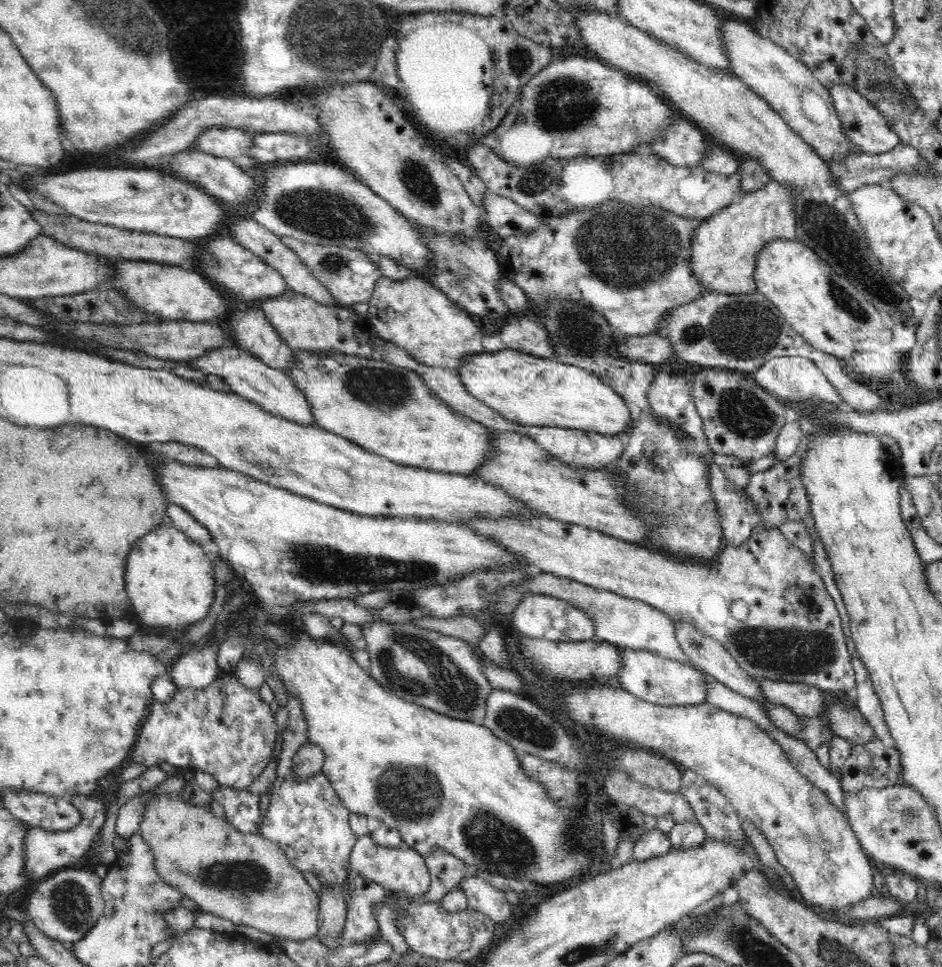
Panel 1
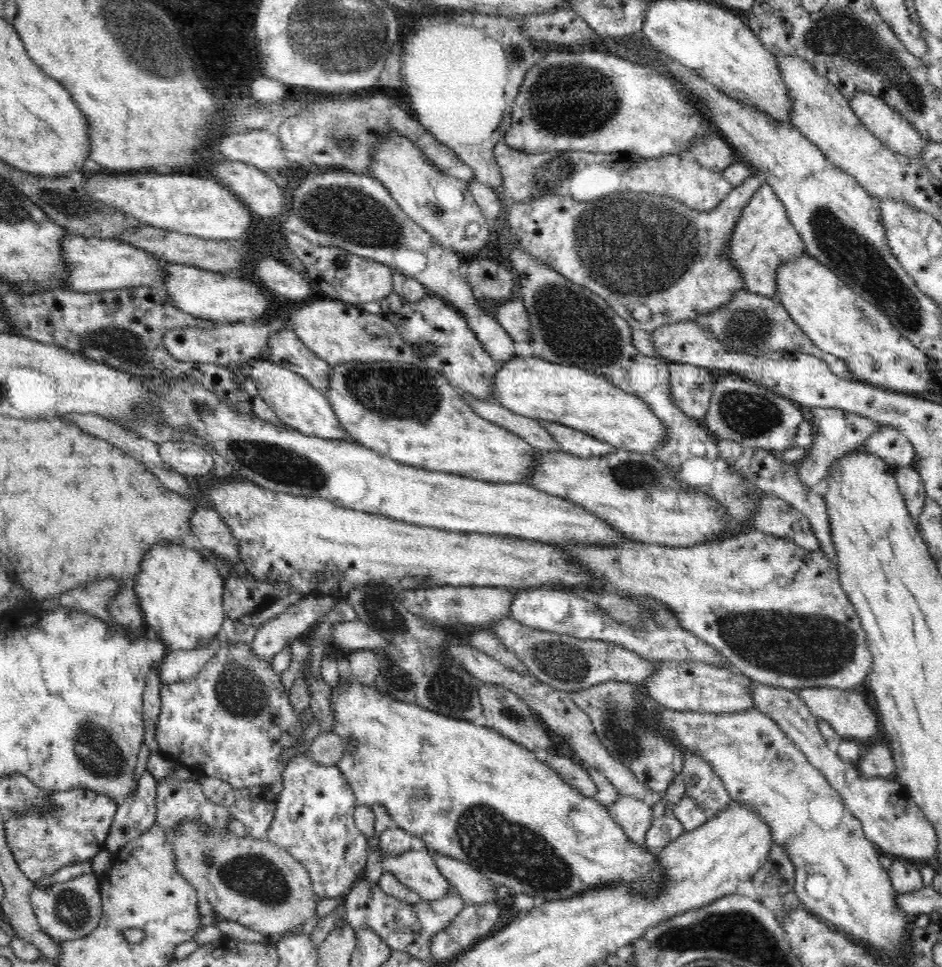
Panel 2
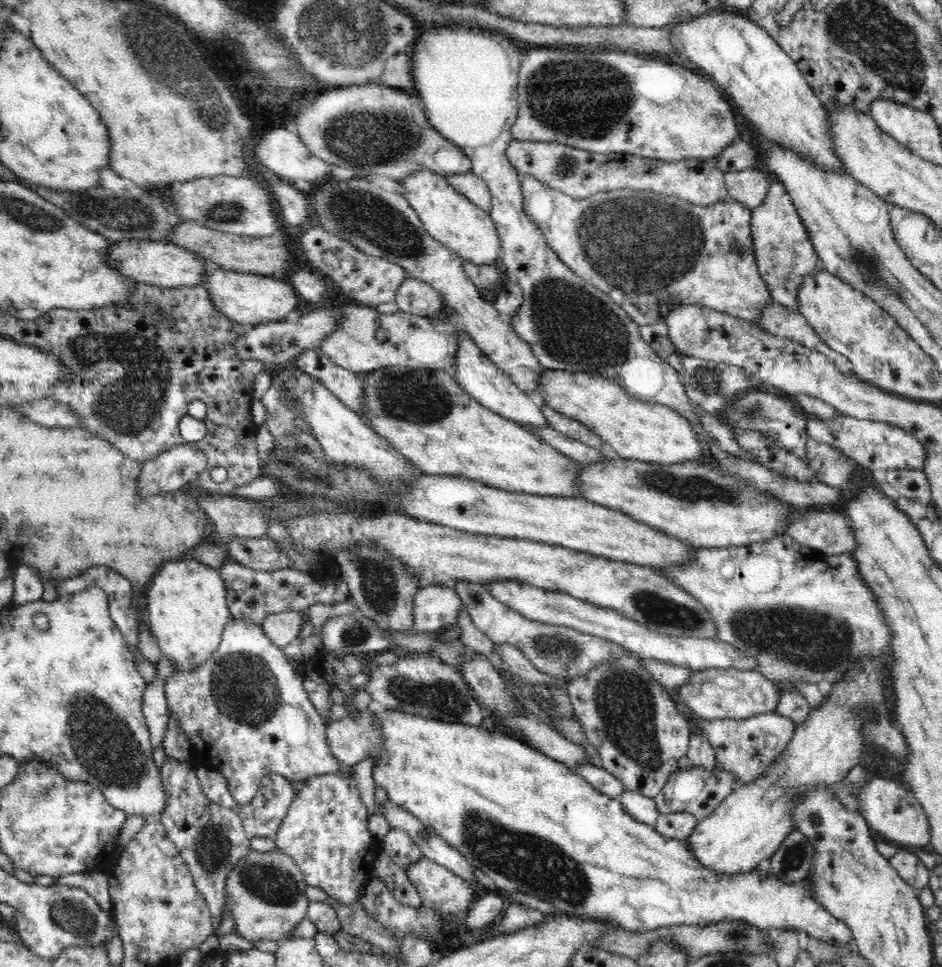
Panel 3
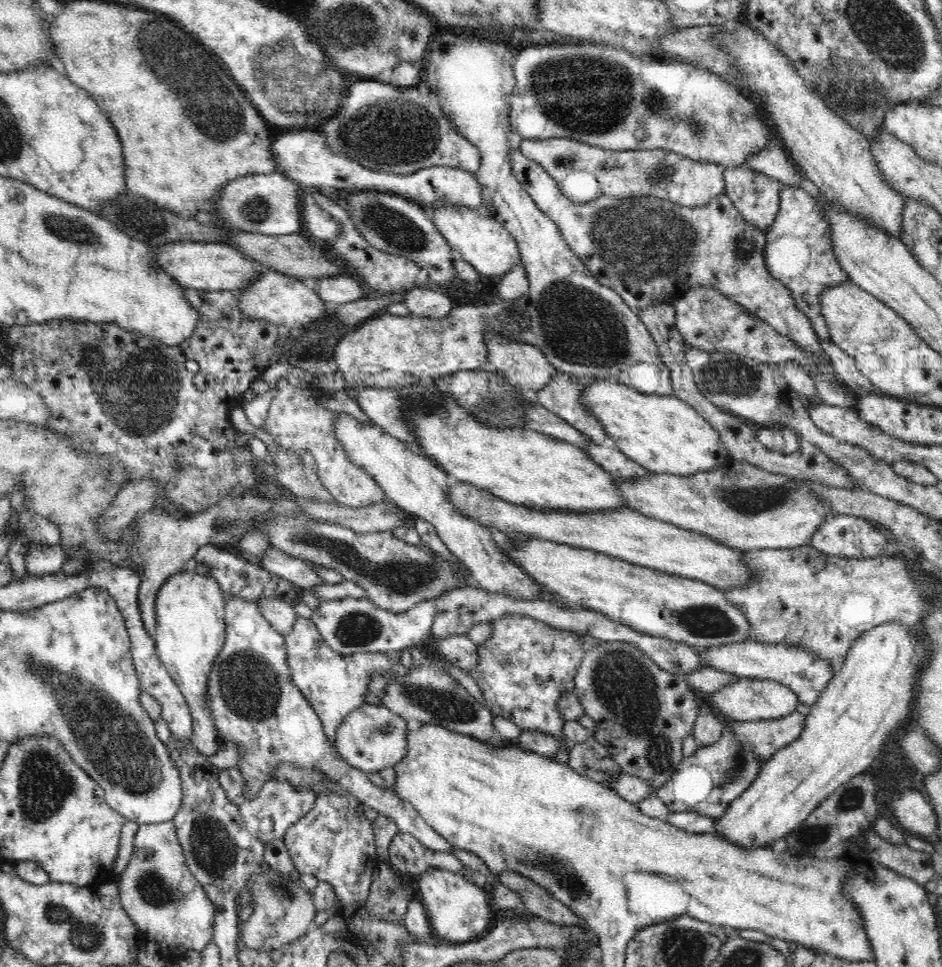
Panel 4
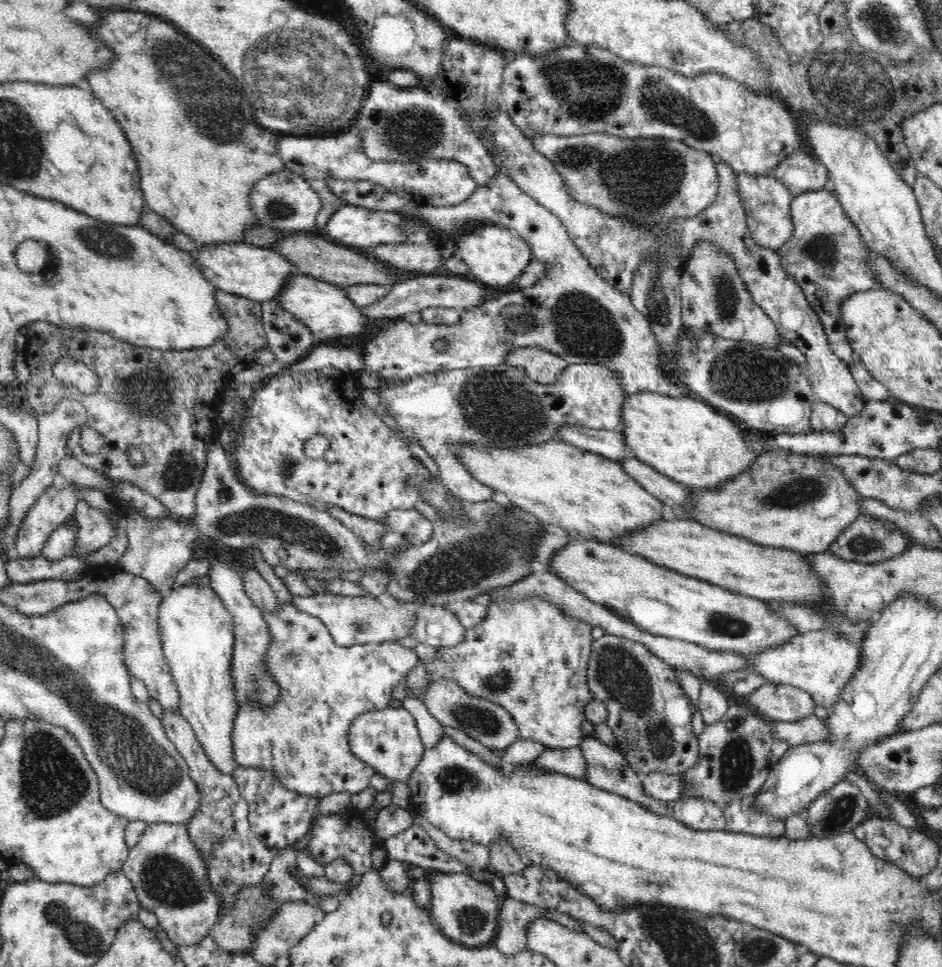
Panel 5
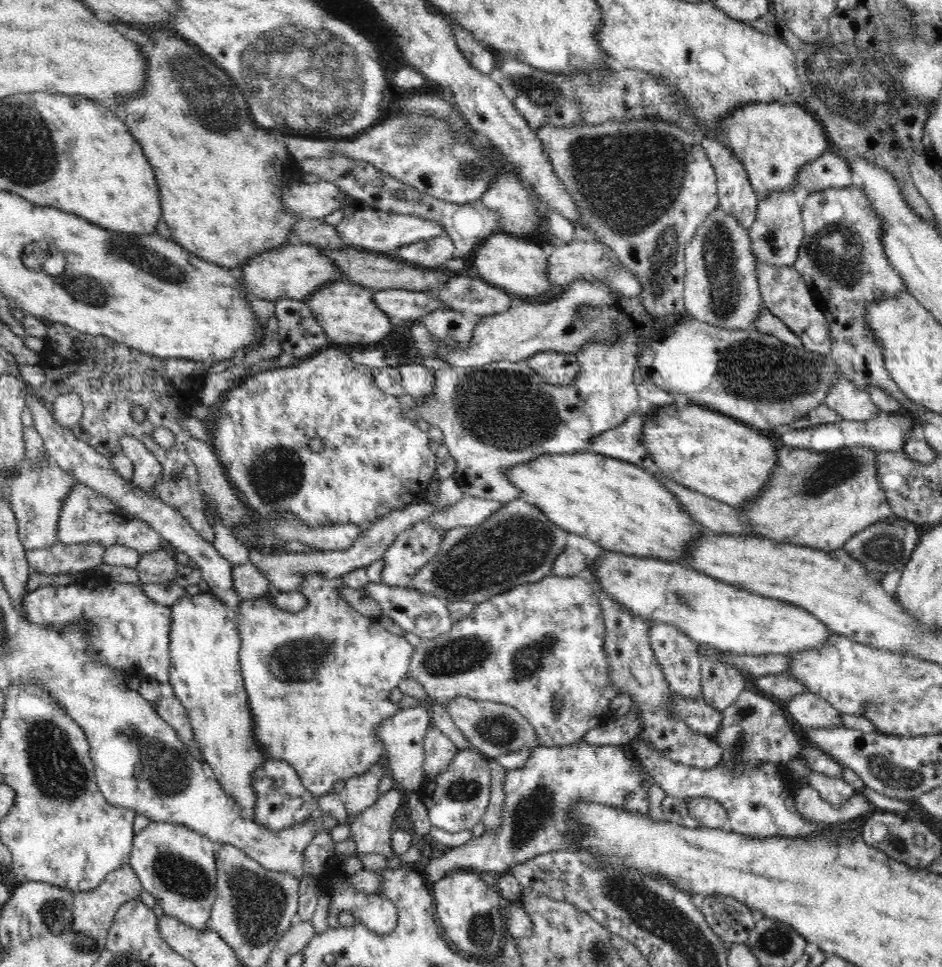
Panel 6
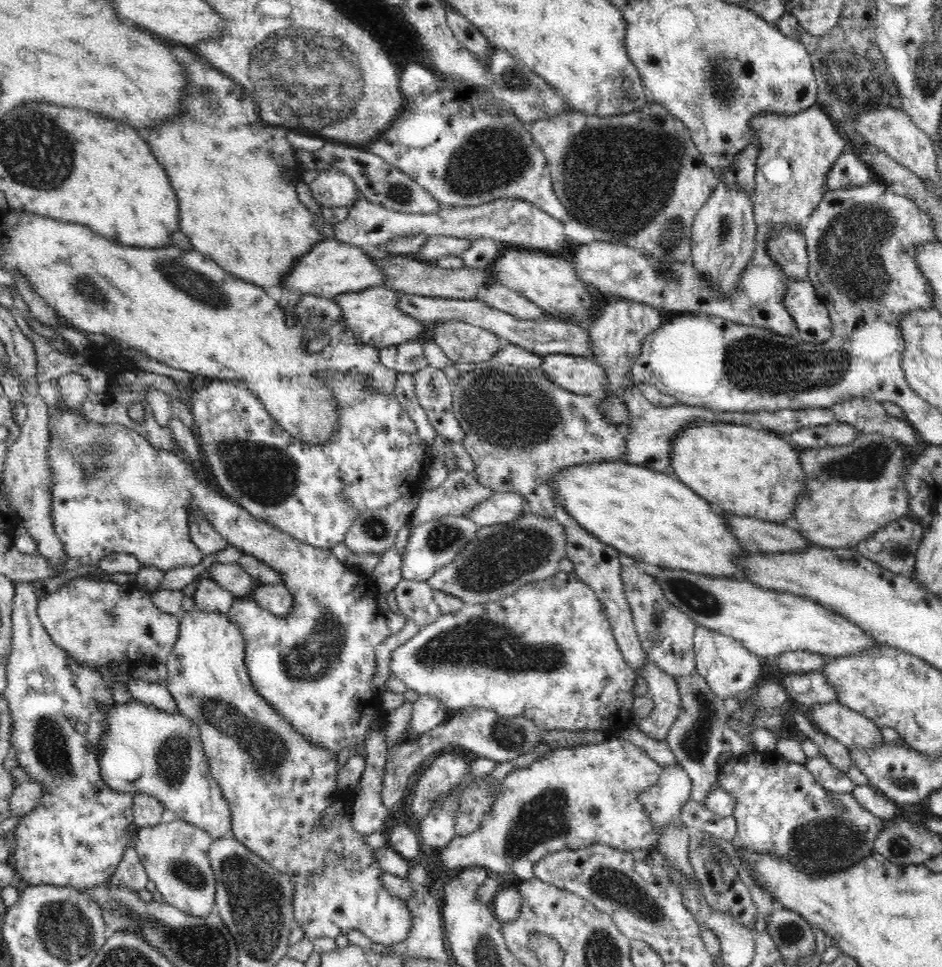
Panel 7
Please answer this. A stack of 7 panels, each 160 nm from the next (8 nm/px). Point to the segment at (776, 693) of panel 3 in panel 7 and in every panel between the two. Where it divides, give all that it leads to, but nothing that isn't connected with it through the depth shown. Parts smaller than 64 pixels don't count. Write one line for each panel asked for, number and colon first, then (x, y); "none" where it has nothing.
4: (747, 699)
5: (774, 702)
6: (810, 711)
7: (852, 729)

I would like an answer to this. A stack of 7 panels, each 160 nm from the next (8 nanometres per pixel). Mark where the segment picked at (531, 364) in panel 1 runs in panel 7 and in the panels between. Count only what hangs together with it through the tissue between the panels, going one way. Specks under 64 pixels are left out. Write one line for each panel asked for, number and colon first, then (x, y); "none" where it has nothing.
2: (532, 387)
3: (643, 431)
4: (663, 434)
5: (686, 440)
6: (701, 449)
7: (742, 471)

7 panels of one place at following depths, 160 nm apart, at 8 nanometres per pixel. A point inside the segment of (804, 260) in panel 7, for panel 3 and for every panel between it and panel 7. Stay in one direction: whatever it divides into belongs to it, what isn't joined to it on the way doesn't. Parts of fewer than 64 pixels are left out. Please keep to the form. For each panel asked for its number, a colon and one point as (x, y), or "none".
3: (750, 186)
4: (757, 197)
5: (767, 202)
6: (777, 233)

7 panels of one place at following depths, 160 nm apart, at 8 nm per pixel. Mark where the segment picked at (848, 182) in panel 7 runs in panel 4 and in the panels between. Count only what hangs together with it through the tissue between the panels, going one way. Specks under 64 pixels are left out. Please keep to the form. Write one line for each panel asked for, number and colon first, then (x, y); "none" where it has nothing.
4: (772, 160)
5: (800, 172)
6: (829, 171)

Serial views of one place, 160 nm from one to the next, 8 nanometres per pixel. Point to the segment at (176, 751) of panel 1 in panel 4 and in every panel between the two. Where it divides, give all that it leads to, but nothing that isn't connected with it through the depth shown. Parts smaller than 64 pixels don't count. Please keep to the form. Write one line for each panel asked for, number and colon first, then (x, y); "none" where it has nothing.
2: (232, 721)
3: (245, 711)
4: (251, 695)

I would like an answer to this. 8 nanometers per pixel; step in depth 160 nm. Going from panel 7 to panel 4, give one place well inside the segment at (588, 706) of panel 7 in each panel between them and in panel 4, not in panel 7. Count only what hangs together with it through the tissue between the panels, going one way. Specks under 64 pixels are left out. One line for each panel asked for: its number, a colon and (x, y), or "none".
4: (526, 665)
5: (527, 655)
6: (527, 647)

